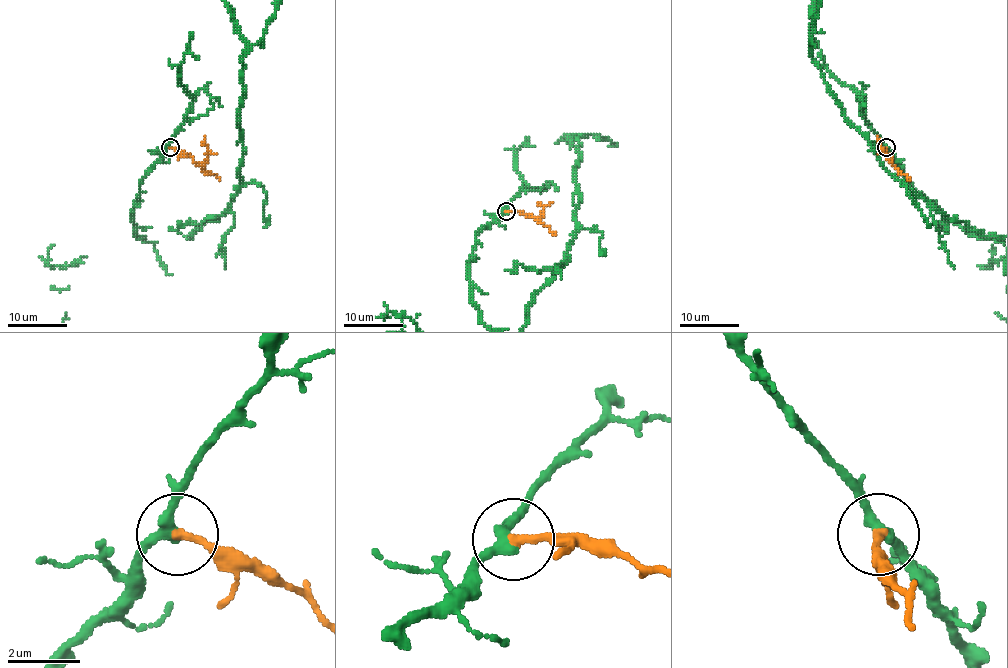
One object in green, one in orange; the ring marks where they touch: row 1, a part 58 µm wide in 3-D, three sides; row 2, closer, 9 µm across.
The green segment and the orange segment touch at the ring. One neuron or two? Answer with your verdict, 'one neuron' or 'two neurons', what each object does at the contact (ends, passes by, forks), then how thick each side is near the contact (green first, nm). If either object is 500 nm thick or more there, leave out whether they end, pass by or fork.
one neuron; green passes by; orange ends there; 300 nm thick on the green side, 240 nm on the other

